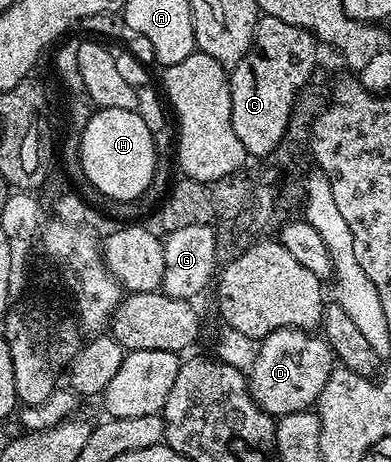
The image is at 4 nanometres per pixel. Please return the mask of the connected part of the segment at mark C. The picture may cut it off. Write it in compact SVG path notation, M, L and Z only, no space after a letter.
M259 16L258 25L255 27L253 48L248 59L242 60L229 74L230 94L232 95L232 131L236 131L236 139L247 151L251 158L266 157L278 144L285 142L286 128L288 128L291 107L296 93L295 85L307 80L306 77L314 69L318 61L319 42L307 29L296 27L292 23L284 23L284 19Z

